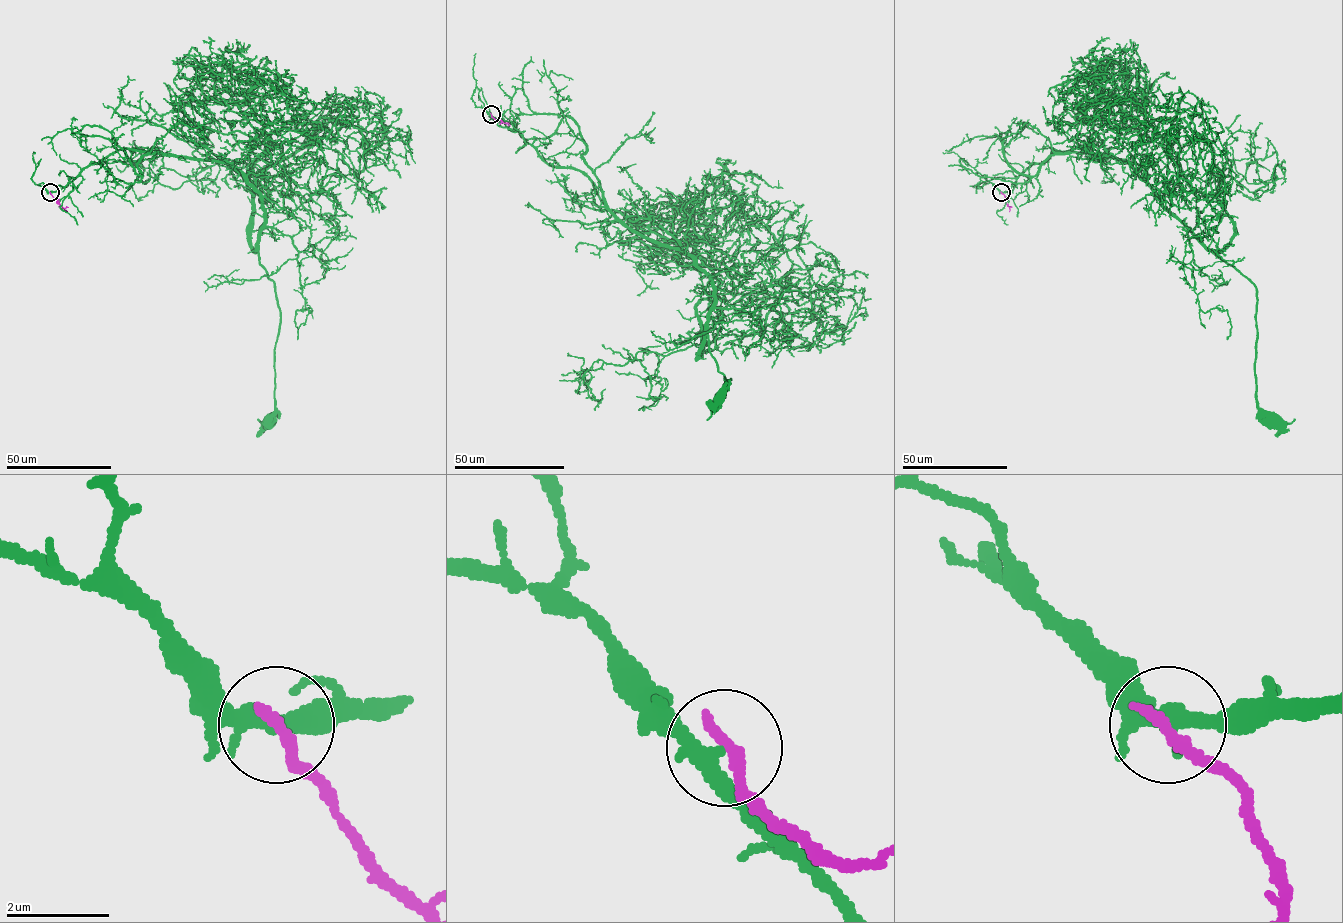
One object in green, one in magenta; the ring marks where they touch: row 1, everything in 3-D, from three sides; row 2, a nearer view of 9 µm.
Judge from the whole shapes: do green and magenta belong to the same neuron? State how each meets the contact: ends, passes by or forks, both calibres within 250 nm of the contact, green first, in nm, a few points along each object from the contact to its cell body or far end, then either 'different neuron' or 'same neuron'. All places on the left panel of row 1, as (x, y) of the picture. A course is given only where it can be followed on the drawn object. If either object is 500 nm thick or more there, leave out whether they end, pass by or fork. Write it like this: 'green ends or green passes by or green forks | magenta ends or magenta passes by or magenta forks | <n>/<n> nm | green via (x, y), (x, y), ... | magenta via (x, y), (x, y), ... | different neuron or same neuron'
green passes by | magenta ends | 320/280 nm | green via (50, 192), (123, 149), (155, 147), (242, 174), (264, 211), (258, 256), (279, 310), (268, 421) | magenta via (50, 192), (67, 211) | different neuron

